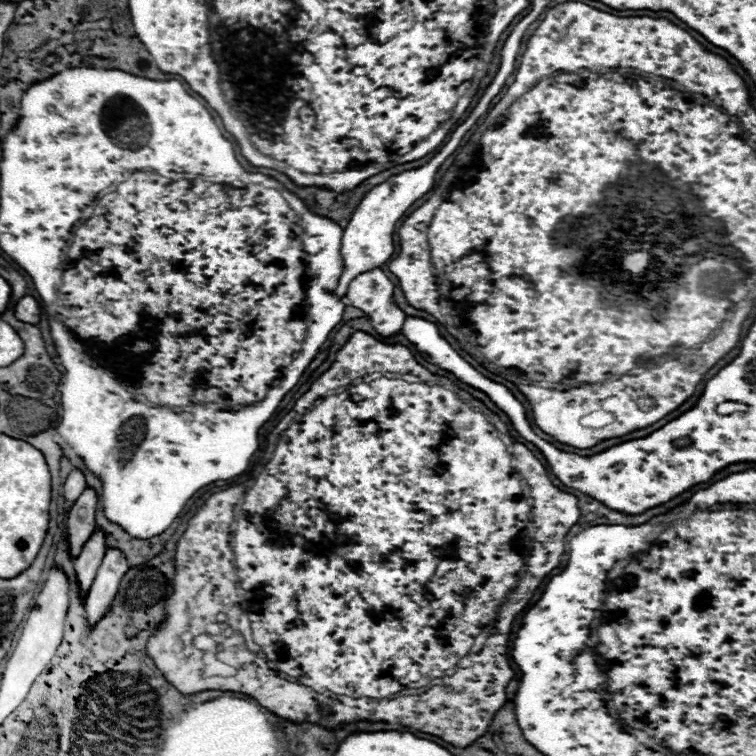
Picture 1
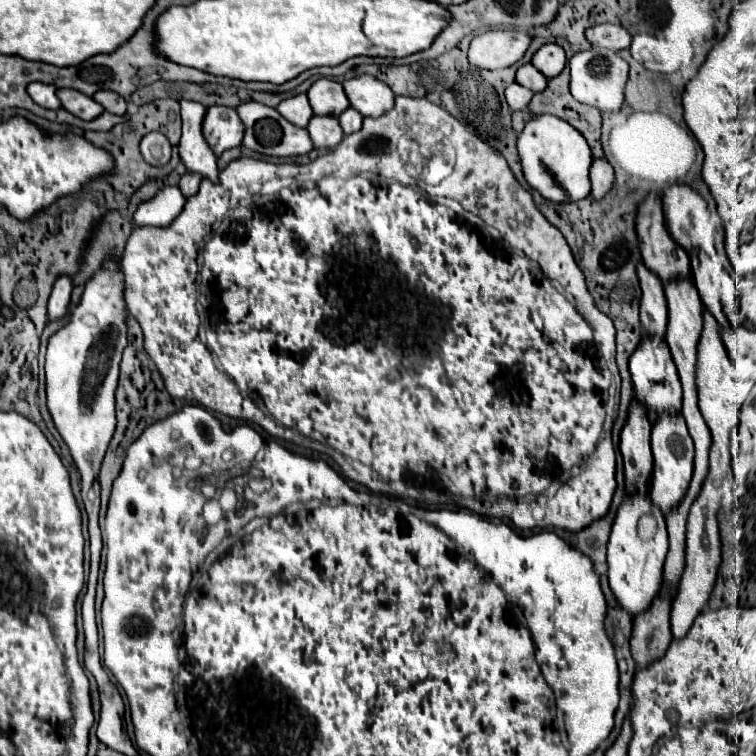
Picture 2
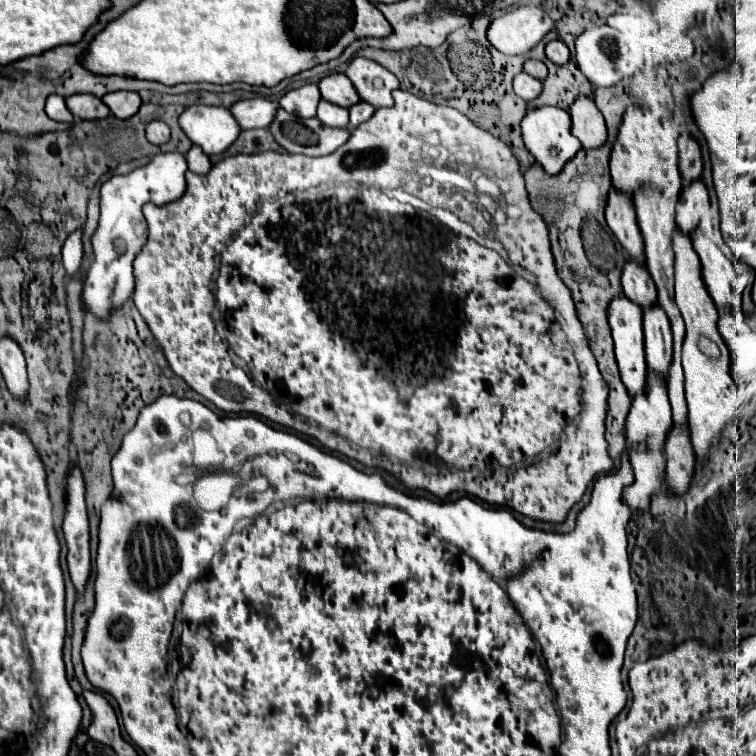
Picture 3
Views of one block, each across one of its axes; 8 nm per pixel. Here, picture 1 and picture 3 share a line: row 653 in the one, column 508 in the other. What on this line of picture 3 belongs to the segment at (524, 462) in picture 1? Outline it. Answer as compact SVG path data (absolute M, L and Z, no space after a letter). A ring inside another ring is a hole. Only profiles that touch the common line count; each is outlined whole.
M394 90L394 92L392 92L392 96L394 96L394 106L392 106L392 108L378 108L378 110L376 110L376 112L374 112L374 116L372 116L372 118L370 118L370 120L368 120L368 122L366 122L366 124L360 124L360 126L358 126L358 128L356 128L356 132L354 132L354 130L352 130L352 132L350 132L350 140L348 140L348 142L346 142L346 144L342 144L342 146L340 146L340 148L338 148L338 150L336 150L336 152L332 152L332 154L328 154L328 156L320 156L320 158L310 158L310 156L300 156L300 154L278 154L278 152L260 152L260 154L238 154L238 156L228 156L228 158L224 158L224 160L220 160L220 162L218 162L218 164L214 164L214 166L212 166L212 170L210 170L210 172L208 172L208 174L206 174L206 175L204 175L204 176L200 176L200 175L197 175L197 174L193 174L193 173L192 173L192 172L191 172L191 171L190 171L190 170L188 170L188 171L187 171L187 172L186 172L186 174L185 174L185 178L186 178L186 182L187 182L187 188L186 188L186 194L184 194L184 196L182 196L182 198L180 198L180 200L176 200L176 202L170 202L170 204L166 204L166 206L156 206L156 204L152 204L152 202L148 202L148 204L144 204L144 216L146 216L146 220L148 220L148 228L150 228L150 236L148 236L148 242L146 242L146 246L144 246L144 248L142 248L142 252L140 252L140 254L138 254L138 256L136 256L136 260L134 260L134 272L136 272L136 290L134 290L134 296L132 296L132 298L134 298L134 304L136 304L136 308L138 308L138 312L140 312L140 314L142 314L142 316L144 316L144 318L146 318L146 324L148 324L148 328L150 328L150 330L152 330L152 334L154 334L154 336L156 336L156 340L158 340L158 344L162 344L162 350L164 350L164 356L166 356L166 360L168 360L168 364L170 364L170 368L172 368L172 370L174 370L174 372L176 372L176 374L178 374L178 376L180 376L180 378L184 378L184 382L186 382L186 384L188 384L188 386L190 386L190 388L192 388L192 390L196 390L196 392L198 392L198 394L202 394L202 396L204 396L204 398L208 398L208 400L210 400L210 402L212 402L212 404L216 404L216 408L220 408L220 410L222 410L222 412L238 412L238 414L256 414L256 416L262 416L262 418L266 418L266 420L272 420L272 422L280 422L280 424L282 424L282 426L286 426L286 428L292 428L292 430L296 430L296 432L298 432L298 430L314 430L314 426L312 426L312 424L310 424L310 422L308 422L308 420L314 420L314 422L316 422L316 424L318 424L318 426L320 426L320 428L324 428L324 430L328 430L328 432L334 432L334 434L338 434L338 436L344 436L344 438L346 438L346 440L350 440L350 442L352 442L352 444L358 444L358 446L362 446L362 448L366 448L366 450L370 450L370 452L372 452L372 454L380 454L380 456L388 456L388 458L396 458L396 460L400 460L400 462L402 462L402 464L422 464L422 466L426 466L426 464L430 464L430 460L432 460L432 462L436 462L436 464L438 464L438 466L446 466L446 468L448 468L448 470L462 470L462 472L464 472L464 474L460 474L460 478L458 478L458 490L464 490L464 492L470 492L470 494L472 494L472 496L478 496L478 498L480 498L480 500L484 500L484 502L488 502L488 504L496 504L496 506L506 506L506 508L512 508L512 510L516 510L516 512L520 512L520 510L522 510L522 512L520 512L520 514L524 514L524 516L530 516L530 518L536 518L536 520L548 520L548 522L564 522L564 520L566 520L566 516L568 516L568 512L570 512L570 508L572 508L572 506L574 506L574 504L576 504L576 502L578 502L578 500L580 500L580 498L582 498L582 496L584 496L584 492L586 492L586 488L588 488L588 484L590 484L590 482L592 482L592 480L594 480L594 478L596 478L596 476L598 476L598 474L606 474L606 472L610 472L610 470L614 470L614 462L612 462L612 458L610 458L610 454L608 454L608 442L606 442L606 438L604 438L604 430L606 430L606 410L608 410L608 384L606 384L606 380L604 380L604 378L602 378L602 374L600 374L600 370L598 370L598 362L596 362L596 358L594 358L594 354L592 354L592 352L590 352L590 342L588 342L588 336L586 336L586 332L584 332L584 326L582 326L582 322L580 322L580 318L578 318L578 312L576 312L576 306L574 306L574 298L572 298L572 292L570 292L570 290L568 290L568 286L566 286L566 284L564 284L564 282L562 282L562 278L560 278L560 276L558 276L558 272L556 272L556 264L554 264L554 256L552 256L552 250L550 250L550 232L548 232L548 226L546 226L546 222L544 222L544 220L542 220L542 216L540 216L540 214L538 214L538 212L536 212L536 210L534 210L534 208L532 208L532 206L530 206L530 200L528 200L528 192L526 192L526 186L524 186L524 176L522 176L522 172L520 172L520 166L518 166L518 160L516 160L516 156L514 156L514 154L512 154L512 150L510 150L510 148L508 148L508 146L506 146L506 144L504 144L504 142L502 142L502 140L498 140L498 138L494 138L494 136L492 136L492 134L490 134L490 132L486 132L486 130L482 130L482 128L478 128L478 126L474 126L474 124L472 124L472 122L470 122L470 120L468 120L468 118L466 118L466 116L464 116L464 114L462 114L462 112L458 112L458 110L454 110L454 108L450 108L450 106L440 106L440 104L434 104L434 102L428 102L428 100L424 100L424 98L418 98L418 96L414 96L414 94L410 94L410 92L404 92L404 90ZM456 152L464 152L464 156L460 156L460 158L456 158L456 156L454 156L454 154L456 154ZM426 164L430 164L430 166L426 166ZM480 172L482 172L482 174L480 174ZM498 174L500 174L500 178L498 178ZM190 175L197 175L197 176L198 176L198 178L199 178L199 179L200 179L200 180L189 180L189 179L190 179L190 178L191 178L191 176L190 176ZM496 178L498 178L498 184L496 184ZM318 184L320 184L320 186L318 186ZM294 188L308 188L308 190L296 190L296 192L294 192ZM278 190L284 190L284 192L278 192ZM276 194L278 194L278 196L276 196ZM332 194L334 194L334 196L332 196ZM262 196L272 196L272 198L262 198ZM258 200L264 200L264 202L262 202L262 204L260 204L260 210L256 210L256 212L254 212L254 208L256 208L256 204L258 204ZM362 202L364 202L364 204L362 204ZM425 211L426 211L426 221L428 221L428 223L429 223L429 224L432 224L432 226L431 226L431 225L428 225L428 224L427 224L427 225L426 225L426 229L424 229L424 226L422 226L422 220L421 220L421 218L422 218L422 217L423 217L423 216L424 216L424 215L425 215ZM250 212L254 212L254 214L252 214L252 216L250 216ZM286 212L292 212L292 214L290 214L290 216L288 216L288 214L286 214ZM296 212L298 212L298 214L302 214L302 216L296 216ZM306 214L308 214L308 216L306 216ZM248 216L250 216L250 220L248 220L248 222L246 222L246 218L248 218ZM242 224L246 224L246 226L242 226ZM238 228L240 228L240 230L238 230ZM432 228L434 228L434 230L432 230ZM234 232L238 232L238 234L236 234L236 236L234 236ZM228 236L234 236L234 238L232 238L232 240L228 240ZM441 237L442 237L442 238L441 238ZM220 250L222 250L222 254L219 254L219 252L220 252ZM219 255L220 255L220 266L218 266L218 262L217 262L217 261L216 261L216 256L219 256ZM217 272L218 272L218 278L216 278L216 290L218 290L218 292L216 292L216 300L218 300L218 306L220 306L220 320L222 320L222 322L224 322L224 324L226 324L226 334L224 334L224 336L226 336L226 342L228 342L228 346L230 346L230 348L232 348L232 350L234 350L234 354L236 354L236 356L238 356L238 358L242 358L242 360L244 360L244 362L246 362L246 364L248 364L248 368L250 368L250 374L252 374L252 376L250 376L250 374L246 374L246 372L242 372L242 370L240 370L240 368L236 368L236 366L234 366L234 364L232 364L232 360L230 360L230 356L228 356L228 352L226 352L226 344L224 344L224 342L222 342L222 340L220 340L220 336L218 336L218 332L216 332L216 328L214 328L214 320L212 320L212 310L214 310L214 294L212 294L212 290L214 290L214 280L215 280L215 276L216 276L216 275L217 275ZM538 288L540 288L540 290L538 290ZM168 290L172 290L172 294L170 294L170 292L168 292ZM542 296L546 296L546 300L544 300L544 298L542 298ZM550 306L552 306L552 308L554 308L554 310L552 310L552 308L550 308ZM554 312L556 312L556 320L558 320L558 322L560 322L560 324L562 324L562 326L560 326L560 324L558 324L558 322L556 322L556 320L554 320L554 318L552 318L552 316L554 316ZM460 314L464 314L464 316L462 316L462 318L460 318ZM562 328L566 328L566 334L564 334L564 330L562 330ZM156 332L158 332L158 334L156 334ZM160 336L162 336L162 338L160 338ZM566 336L570 336L570 344L574 344L574 350L572 350L572 346L570 346L570 344L568 344L568 340L566 340ZM192 352L194 352L194 354L192 354ZM574 352L578 352L578 360L576 360L576 356L574 356ZM578 364L579 364L579 368L578 368ZM514 368L518 368L518 370L514 370ZM424 372L432 372L432 374L436 374L436 376L432 376L432 378L436 378L436 396L434 396L434 406L438 406L438 408L434 408L434 412L418 412L418 410L414 410L414 408L412 408L412 400L414 400L414 396L416 396L416 390L420 390L420 386L424 386L424 382L420 382L420 374L424 374ZM580 372L581 372L581 378L580 378ZM252 378L254 378L254 380L256 380L256 382L258 382L258 384L260 384L260 386L262 386L262 388L260 388L260 386L258 386L258 384L256 384L256 382L254 382L254 380L252 380ZM266 390L268 390L268 392L270 392L270 394L272 394L272 396L274 396L274 398L280 398L280 390L282 390L282 394L284 394L284 396L288 396L288 398L290 398L290 408L288 408L288 404L286 404L286 406L284 406L284 404L280 404L280 402L276 402L276 400L274 400L274 398L272 398L272 396L270 396L270 394L268 394L268 392L266 392ZM580 404L582 404L582 407L583 407L583 408L582 408L582 410L580 410ZM440 406L446 406L446 408L440 408ZM292 410L294 410L294 412L296 412L296 414L294 414L294 412L292 412ZM298 414L300 414L300 416L304 416L304 418L308 418L308 420L304 420L304 418L300 418L300 416L298 416ZM578 414L580 414L580 416L582 416L582 424L576 424L576 426L574 426L574 428L566 428L566 426L568 426L568 424L570 424L570 422L574 422L574 418L576 418L576 416L578 416ZM564 430L566 430L566 436L562 436L562 444L558 444L558 448L556 448L556 450L554 450L554 452L552 452L552 460L540 460L540 462L538 462L538 464L536 464L536 466L532 466L532 468L520 468L520 470L514 470L514 468L512 468L512 466L516 466L516 464L530 464L530 462L532 462L532 460L536 460L536 458L538 458L538 456L540 456L540 454L542 454L542 452L546 452L546 450L550 450L550 448L552 448L552 446L554 446L554 442L556 442L556 440L560 440L560 434L562 434L562 432L564 432ZM420 432L432 432L432 434L429 434L429 436L426 436L426 435L427 435L427 434L420 434ZM424 435L425 435L425 436L424 436ZM427 438L428 438L428 439L429 439L429 446L428 446L428 441L427 441ZM530 442L532 442L532 444L530 444ZM492 466L500 466L500 468L494 468L494 472L482 472L482 482L480 482L480 480L478 480L478 474L476 474L476 472L470 472L470 468L478 468L478 470L486 470L486 468L492 468ZM472 482L480 482L480 484L472 484ZM556 496L560 496L560 502L558 502L558 498L556 498Z

